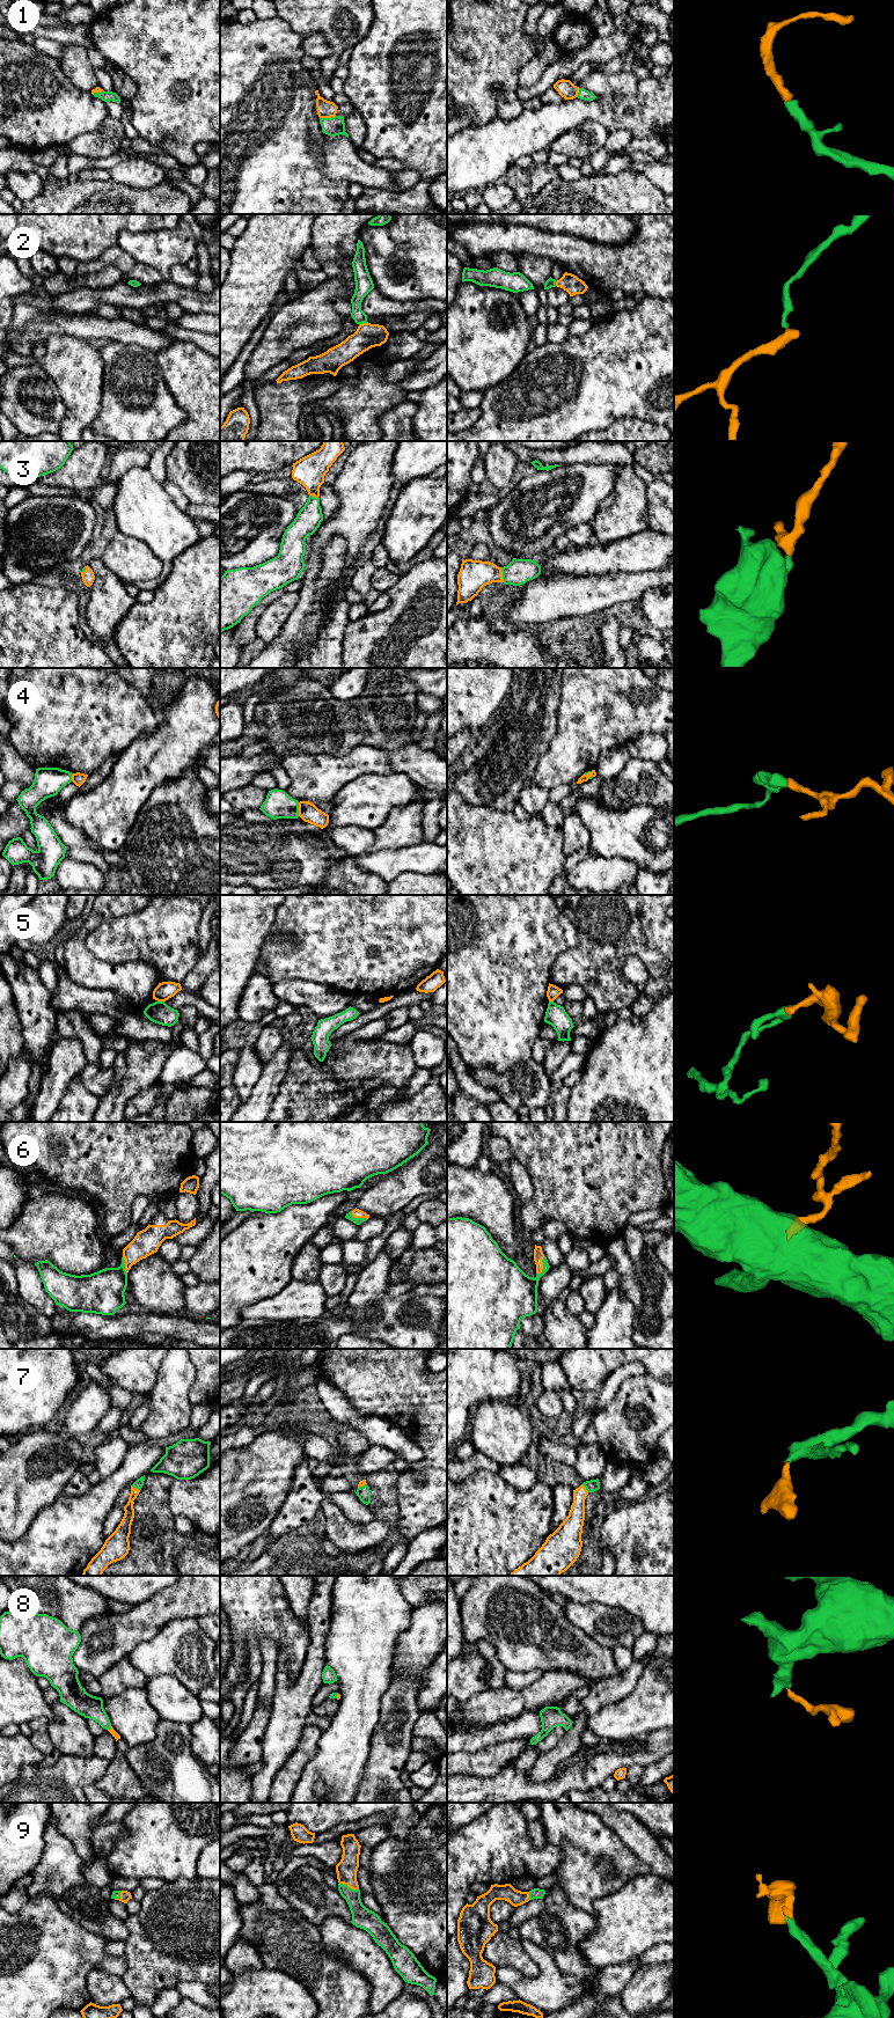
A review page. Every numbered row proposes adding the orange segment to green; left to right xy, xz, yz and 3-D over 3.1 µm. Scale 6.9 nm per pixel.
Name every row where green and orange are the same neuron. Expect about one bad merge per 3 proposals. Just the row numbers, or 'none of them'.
1, 2, 3, 6, 7, 8, 9

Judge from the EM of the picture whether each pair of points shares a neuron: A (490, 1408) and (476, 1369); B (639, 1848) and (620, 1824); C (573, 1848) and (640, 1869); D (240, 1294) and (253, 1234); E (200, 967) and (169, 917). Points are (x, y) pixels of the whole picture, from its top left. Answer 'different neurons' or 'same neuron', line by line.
A: different neurons
B: same neuron
C: same neuron
D: same neuron
E: different neurons

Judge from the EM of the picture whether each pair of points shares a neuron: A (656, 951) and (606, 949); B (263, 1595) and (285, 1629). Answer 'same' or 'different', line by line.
A: same
B: same

